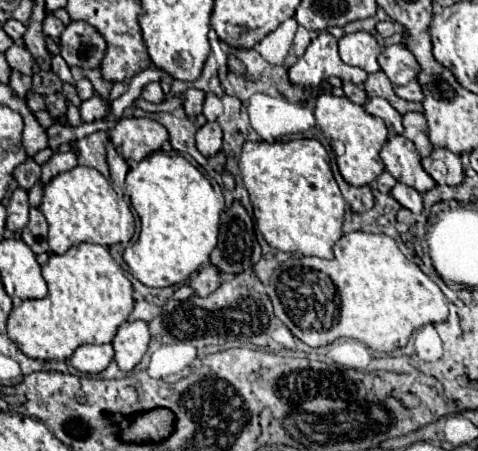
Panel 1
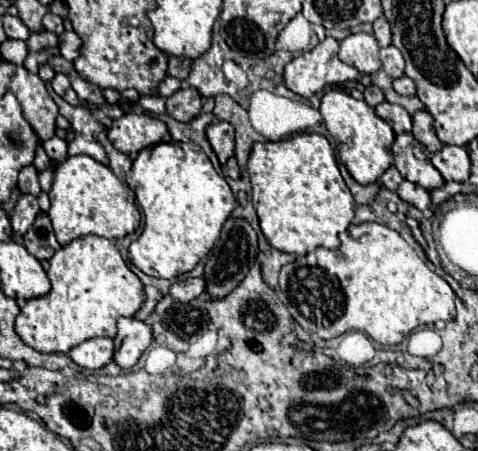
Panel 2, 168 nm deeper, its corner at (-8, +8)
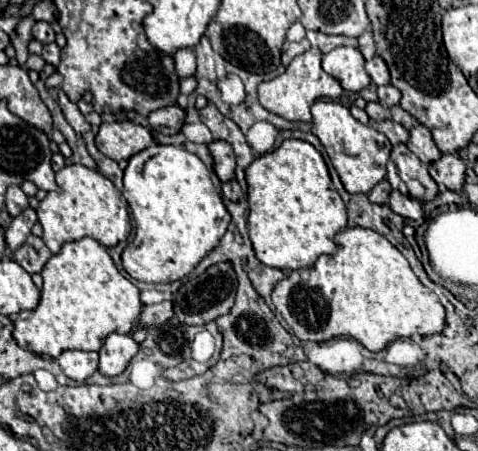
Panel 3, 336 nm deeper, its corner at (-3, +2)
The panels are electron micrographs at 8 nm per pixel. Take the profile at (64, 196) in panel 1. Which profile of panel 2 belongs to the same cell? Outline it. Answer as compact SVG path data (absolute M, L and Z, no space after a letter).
M90 156L66 158L56 168L52 190L48 196L50 196L48 216L52 220L56 238L62 246L86 234L104 236L108 240L124 238L126 234L132 234L140 226L140 210L136 206L134 192L118 180L108 166L92 160Z

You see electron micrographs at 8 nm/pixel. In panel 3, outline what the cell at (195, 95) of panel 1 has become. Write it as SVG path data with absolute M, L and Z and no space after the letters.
M177 104L175 106L167 106L167 108L159 108L155 112L151 112L147 116L149 126L161 134L177 134L185 122L185 110L181 110Z

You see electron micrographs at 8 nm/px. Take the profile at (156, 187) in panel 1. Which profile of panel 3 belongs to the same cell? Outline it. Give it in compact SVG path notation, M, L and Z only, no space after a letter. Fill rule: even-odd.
M153 144L129 158L123 194L135 220L135 240L123 250L125 272L141 282L159 284L189 276L219 244L231 216L211 182L207 166L179 146ZM145 156L151 156L145 162Z

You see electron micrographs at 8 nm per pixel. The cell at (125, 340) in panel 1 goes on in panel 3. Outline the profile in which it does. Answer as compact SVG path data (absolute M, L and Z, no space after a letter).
M109 334L99 350L99 372L105 376L121 374L129 360L137 354L139 344L133 342L129 334Z

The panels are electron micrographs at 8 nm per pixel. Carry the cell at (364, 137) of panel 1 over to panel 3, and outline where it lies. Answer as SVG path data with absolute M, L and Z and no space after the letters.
M333 100L315 102L311 106L311 114L313 114L313 132L319 138L319 142L323 144L345 190L349 194L371 192L373 186L379 184L387 176L385 164L387 164L391 148L393 148L391 142L381 132L373 130L371 126L357 122L345 106L337 104Z

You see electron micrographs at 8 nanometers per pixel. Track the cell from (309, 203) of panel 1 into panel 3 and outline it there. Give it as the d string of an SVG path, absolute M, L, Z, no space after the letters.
M283 140L277 150L257 156L245 176L251 184L247 232L261 264L279 270L313 268L317 256L335 252L333 236L347 228L347 210L319 150L303 140Z

